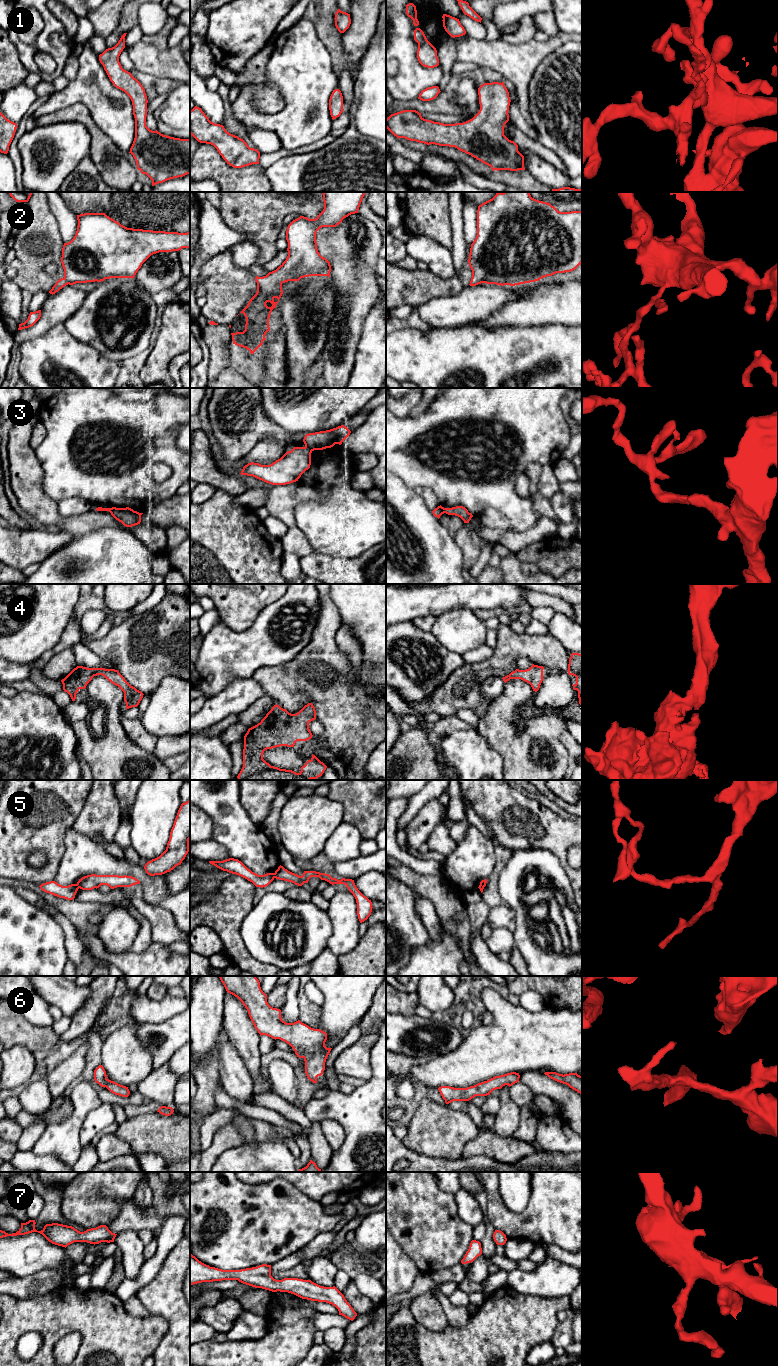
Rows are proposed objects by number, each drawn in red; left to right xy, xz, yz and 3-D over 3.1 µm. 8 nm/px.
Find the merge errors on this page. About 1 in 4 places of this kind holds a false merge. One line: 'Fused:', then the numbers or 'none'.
Fused: 3, 5

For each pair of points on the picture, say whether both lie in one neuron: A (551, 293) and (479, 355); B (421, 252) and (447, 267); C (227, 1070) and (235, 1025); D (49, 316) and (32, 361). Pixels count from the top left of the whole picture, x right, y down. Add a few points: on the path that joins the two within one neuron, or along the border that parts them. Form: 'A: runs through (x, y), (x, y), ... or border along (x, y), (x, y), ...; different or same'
A: border along (537, 326), (501, 326), (490, 330); different
B: runs through (427, 252), (430, 252), (441, 263); same
C: border along (228, 1037), (244, 1064); different
D: border along (63, 323), (58, 323), (44, 333), (20, 343); different

